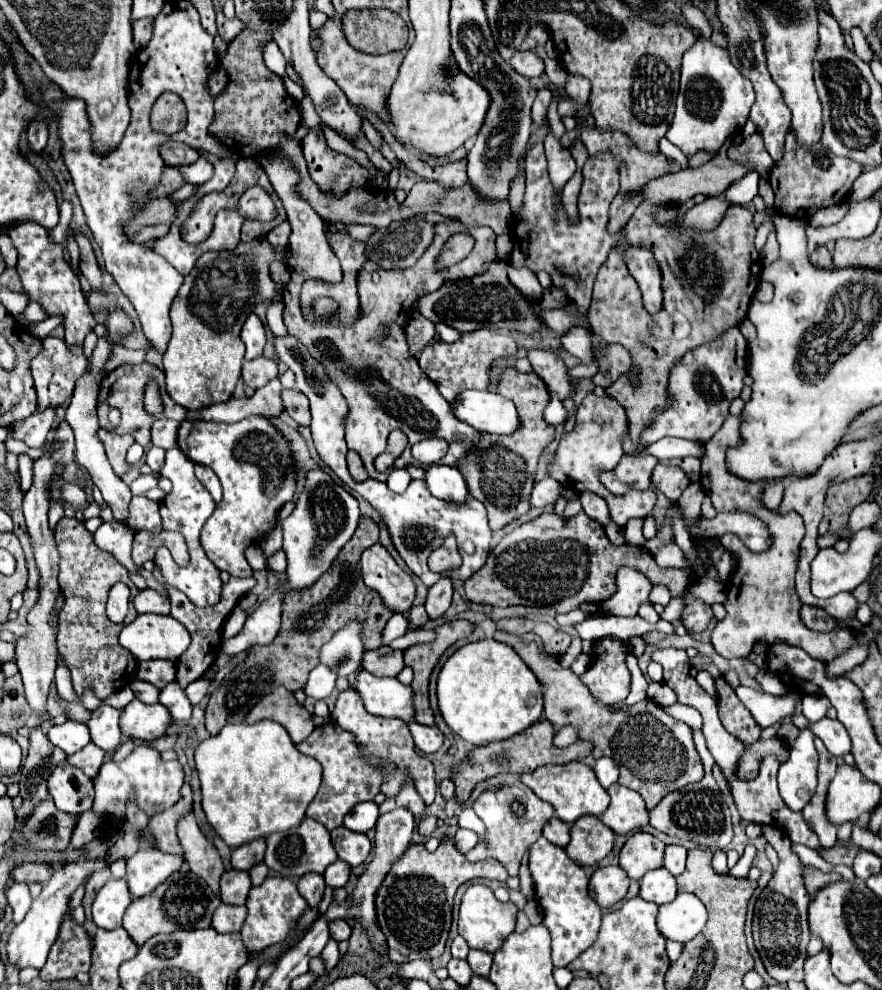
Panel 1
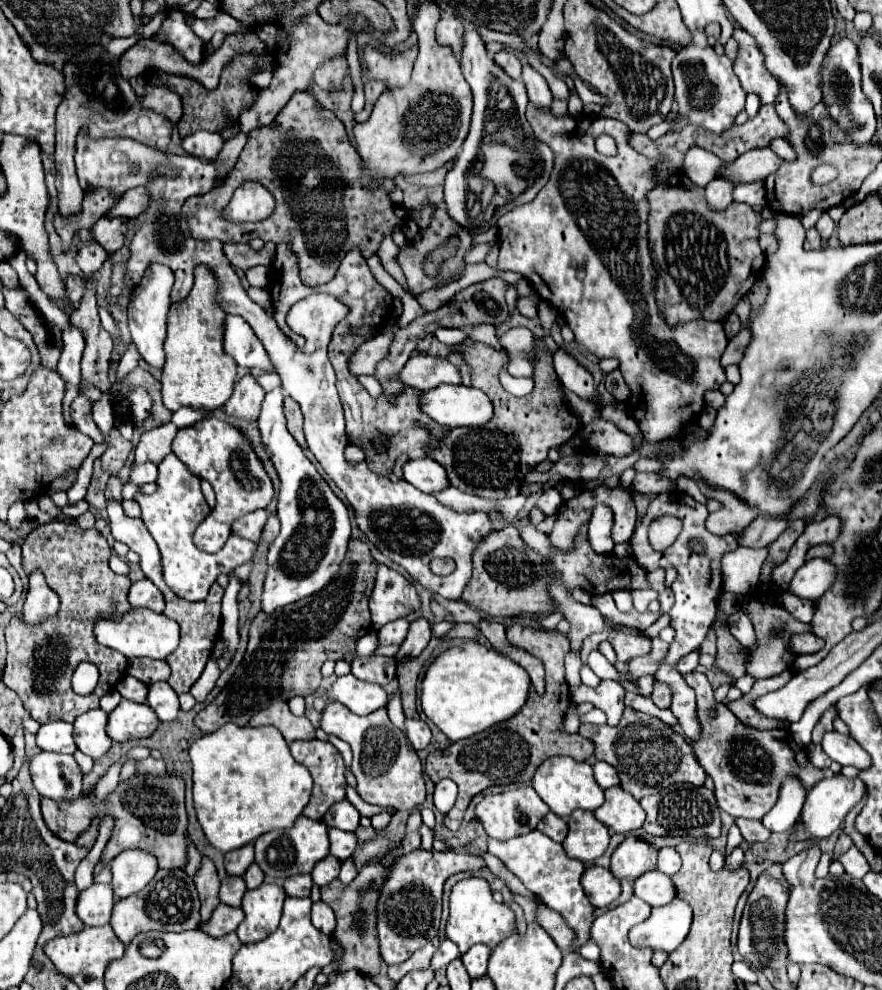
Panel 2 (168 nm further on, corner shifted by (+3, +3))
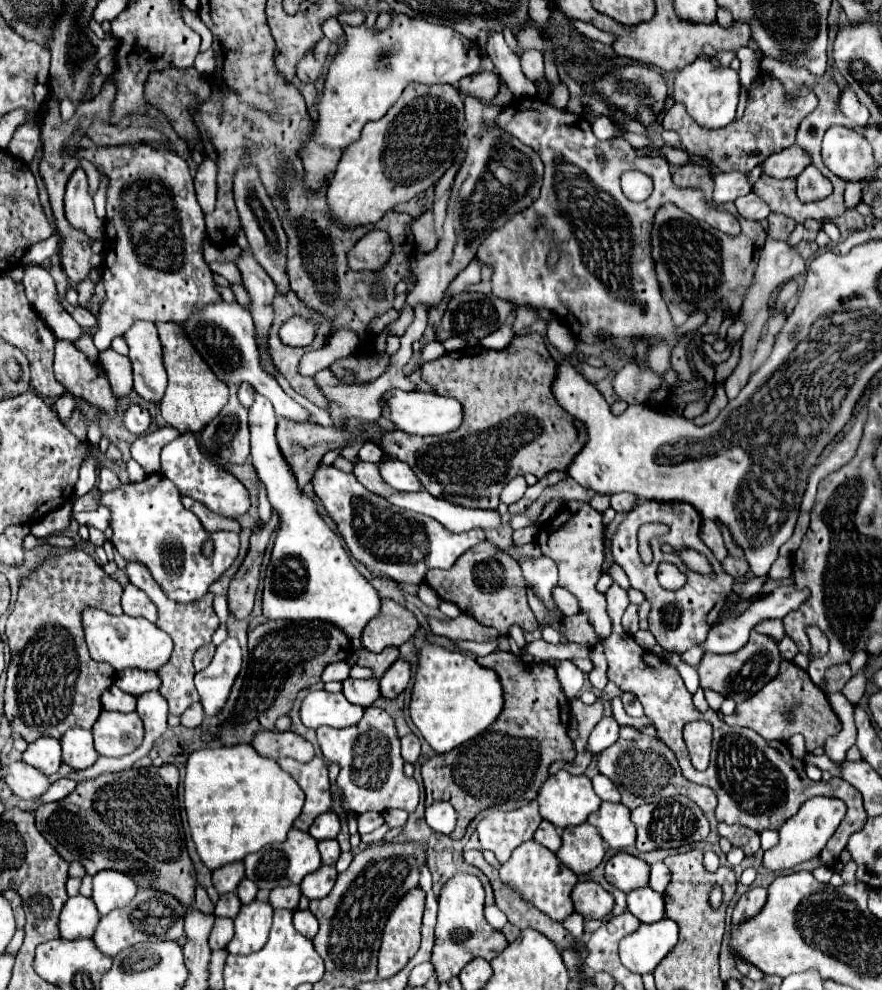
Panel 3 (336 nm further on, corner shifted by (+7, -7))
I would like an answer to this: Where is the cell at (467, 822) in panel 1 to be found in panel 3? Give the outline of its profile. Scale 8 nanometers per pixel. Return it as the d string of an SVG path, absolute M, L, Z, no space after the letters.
M534 839L516 847L512 857L504 865L500 865L500 879L514 893L518 893L528 903L534 903L534 907L538 907L540 911L550 915L554 921L562 923L566 917L570 917L574 913L570 893L572 893L574 885L578 883L576 875L552 851L548 851Z

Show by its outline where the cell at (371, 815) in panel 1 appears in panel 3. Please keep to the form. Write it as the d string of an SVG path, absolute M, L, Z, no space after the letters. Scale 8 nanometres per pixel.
M326 811L312 823L308 833L314 835L314 839L318 839L318 841L336 839L340 833L340 817L334 811Z

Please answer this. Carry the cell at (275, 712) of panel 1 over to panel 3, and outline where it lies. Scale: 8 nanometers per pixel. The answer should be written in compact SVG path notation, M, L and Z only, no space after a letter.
M258 731L252 739L252 747L270 759L280 759L280 757L292 757L296 761L310 761L314 757L314 747L308 743L304 737L296 735L294 731Z

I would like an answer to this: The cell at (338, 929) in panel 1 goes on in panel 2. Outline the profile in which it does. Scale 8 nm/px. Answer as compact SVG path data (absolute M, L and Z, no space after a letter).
M318 901L312 905L312 911L310 911L310 917L312 917L312 925L316 929L320 929L322 933L330 935L334 931L334 925L336 925L336 917L332 913L332 909L326 907L326 903Z

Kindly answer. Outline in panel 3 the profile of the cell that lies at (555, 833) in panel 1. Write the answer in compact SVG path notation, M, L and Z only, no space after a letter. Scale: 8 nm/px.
M542 821L542 823L540 823L538 831L534 833L534 839L536 839L540 845L548 847L550 851L554 851L554 853L560 849L560 833L558 833L558 829L556 829L552 823L548 823L548 821Z

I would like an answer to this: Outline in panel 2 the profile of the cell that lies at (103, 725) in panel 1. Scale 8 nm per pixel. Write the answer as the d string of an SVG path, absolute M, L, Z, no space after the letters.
M94 709L82 713L78 721L74 721L74 743L94 761L100 759L112 745L110 737L106 735L106 717L108 715L102 709Z

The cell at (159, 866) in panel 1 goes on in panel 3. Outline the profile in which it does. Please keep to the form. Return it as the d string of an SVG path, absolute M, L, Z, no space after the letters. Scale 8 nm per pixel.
M110 869L110 871L100 871L94 875L92 899L100 915L106 915L118 907L126 907L134 899L136 891L138 891L138 885L128 873Z

